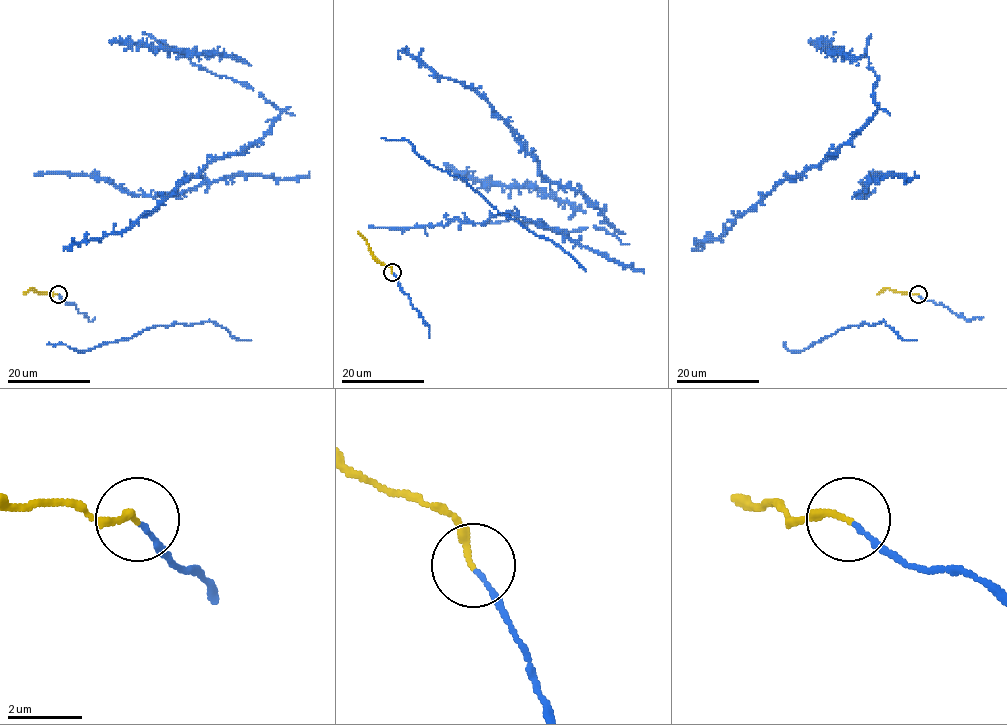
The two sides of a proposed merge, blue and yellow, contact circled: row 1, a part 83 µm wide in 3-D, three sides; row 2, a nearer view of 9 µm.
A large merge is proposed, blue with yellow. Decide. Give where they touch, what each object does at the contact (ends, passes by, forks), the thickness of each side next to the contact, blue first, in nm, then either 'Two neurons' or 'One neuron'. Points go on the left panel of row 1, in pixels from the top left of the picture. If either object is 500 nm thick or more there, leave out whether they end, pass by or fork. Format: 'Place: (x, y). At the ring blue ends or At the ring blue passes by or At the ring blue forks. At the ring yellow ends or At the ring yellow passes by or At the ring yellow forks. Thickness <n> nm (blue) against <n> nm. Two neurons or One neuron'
Place: (58, 294). At the ring blue ends. At the ring yellow ends. Thickness 120 nm (blue) against 180 nm. One neuron

